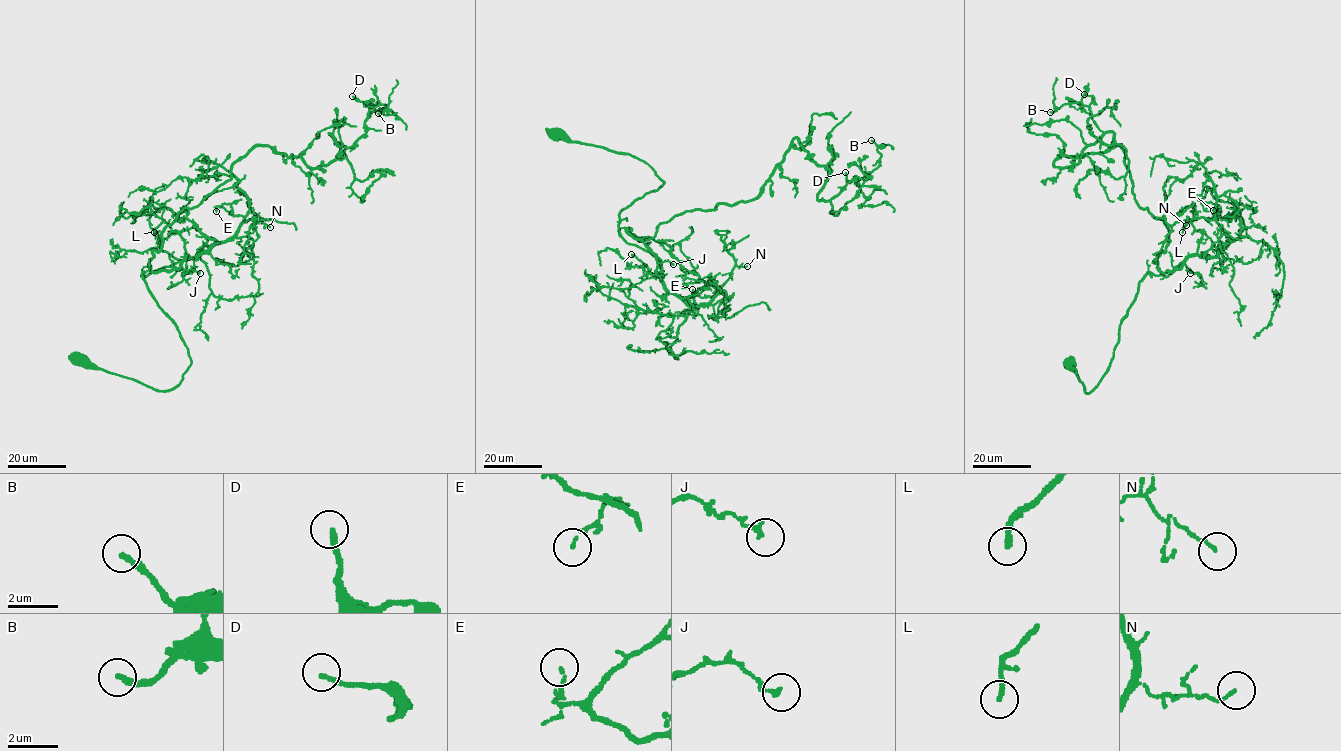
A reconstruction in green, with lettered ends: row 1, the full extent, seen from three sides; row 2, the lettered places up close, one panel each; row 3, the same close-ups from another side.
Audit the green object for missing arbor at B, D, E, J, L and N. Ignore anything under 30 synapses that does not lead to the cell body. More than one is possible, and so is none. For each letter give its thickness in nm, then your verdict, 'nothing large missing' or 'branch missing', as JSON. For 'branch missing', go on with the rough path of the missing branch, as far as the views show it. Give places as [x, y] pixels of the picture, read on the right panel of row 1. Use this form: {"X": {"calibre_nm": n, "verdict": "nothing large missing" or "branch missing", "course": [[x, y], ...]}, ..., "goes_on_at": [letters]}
{"B": {"calibre_nm": 220, "verdict": "nothing large missing"}, "D": {"calibre_nm": 170, "verdict": "nothing large missing"}, "E": {"calibre_nm": 110, "verdict": "nothing large missing"}, "J": {"calibre_nm": 180, "verdict": "nothing large missing"}, "L": {"calibre_nm": 200, "verdict": "branch missing", "course": [[1182, 232], [1178, 239], [1167, 245], [1180, 261]]}, "N": {"calibre_nm": 100, "verdict": "nothing large missing"}, "goes_on_at": ["L"]}

